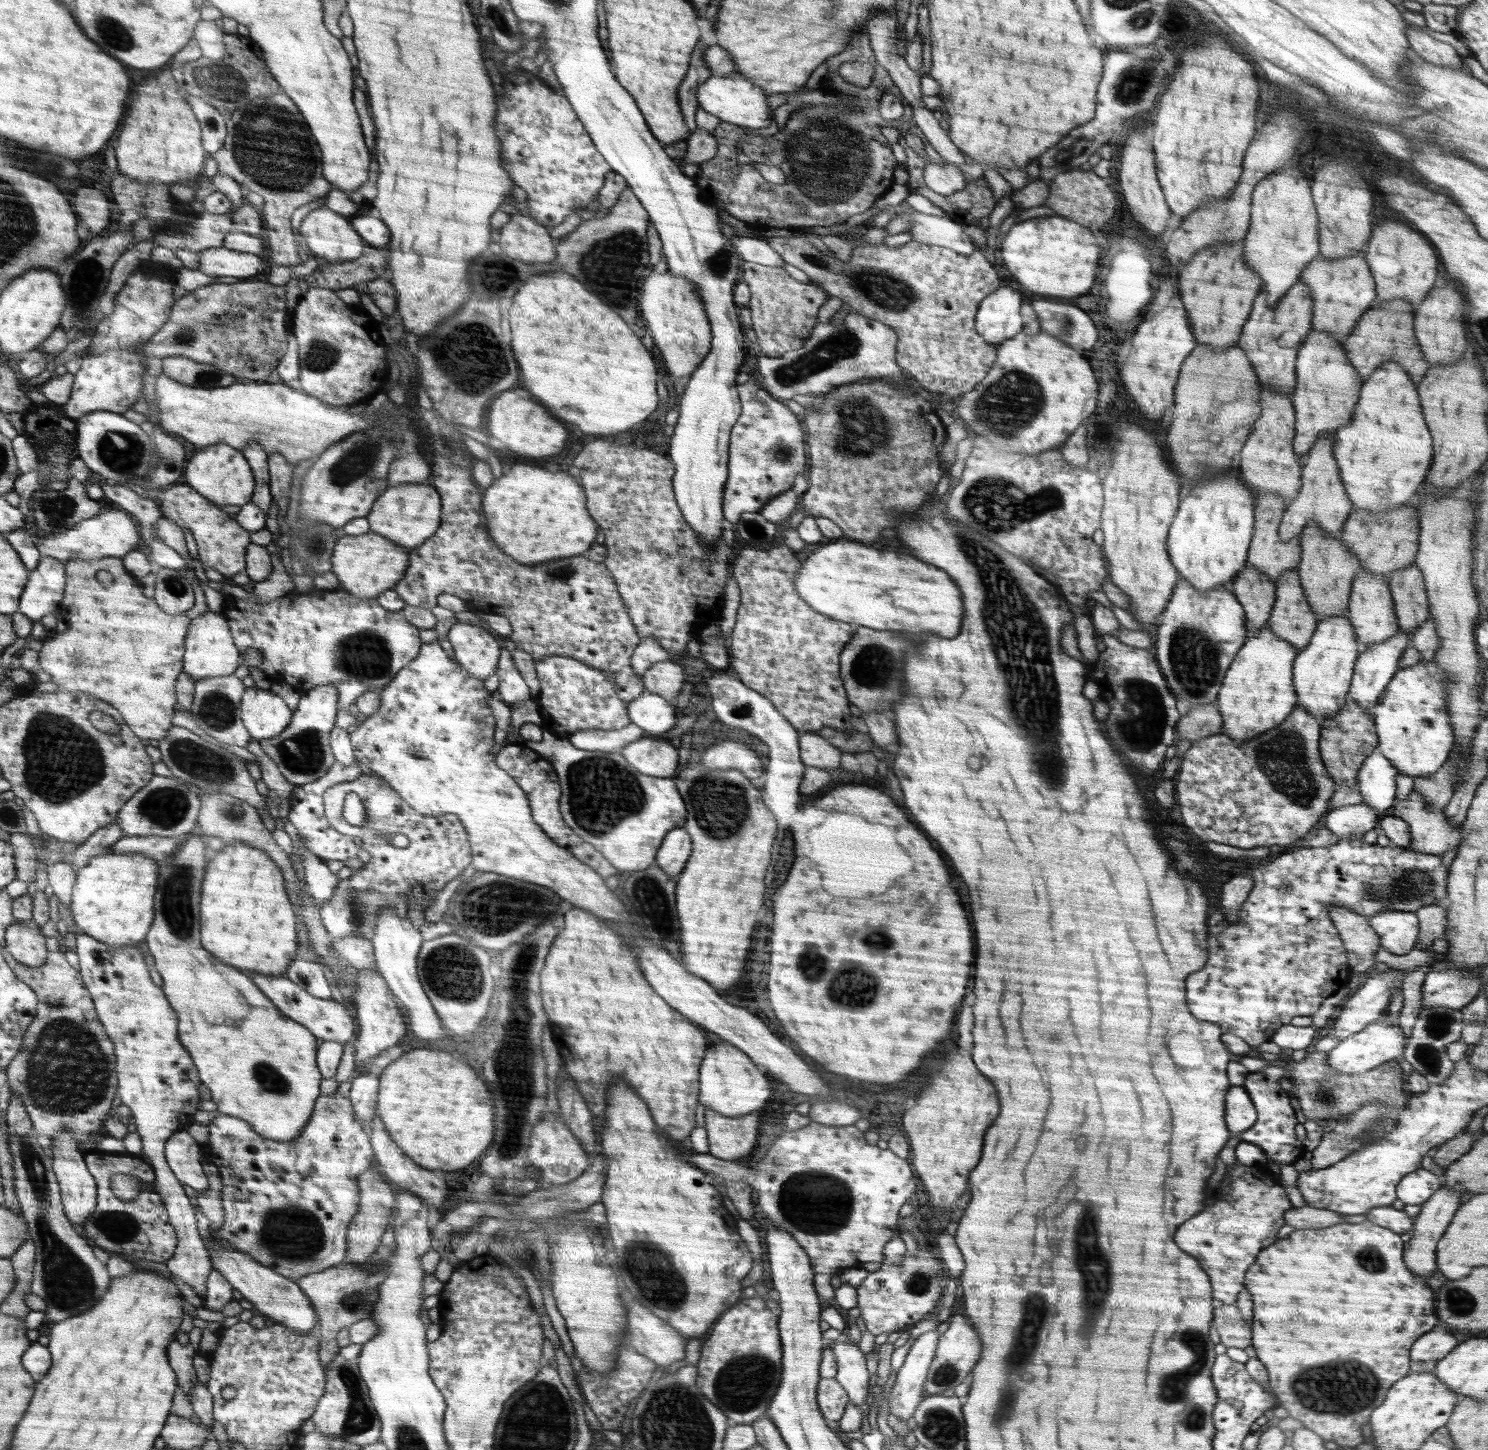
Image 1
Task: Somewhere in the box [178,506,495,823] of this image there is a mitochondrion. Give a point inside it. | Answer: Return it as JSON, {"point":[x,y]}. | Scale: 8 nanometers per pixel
{"point":[364,656]}

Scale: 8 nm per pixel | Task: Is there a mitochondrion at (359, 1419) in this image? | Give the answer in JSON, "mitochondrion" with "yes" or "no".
{"mitochondrion":"yes"}

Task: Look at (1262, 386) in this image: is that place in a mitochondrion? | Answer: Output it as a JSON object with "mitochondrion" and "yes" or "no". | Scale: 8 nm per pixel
{"mitochondrion":"no"}

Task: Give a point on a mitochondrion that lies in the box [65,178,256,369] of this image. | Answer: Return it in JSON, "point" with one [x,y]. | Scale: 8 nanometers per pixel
{"point":[184,335]}

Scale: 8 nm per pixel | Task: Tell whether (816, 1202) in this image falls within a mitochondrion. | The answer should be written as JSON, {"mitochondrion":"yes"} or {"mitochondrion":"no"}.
{"mitochondrion":"yes"}

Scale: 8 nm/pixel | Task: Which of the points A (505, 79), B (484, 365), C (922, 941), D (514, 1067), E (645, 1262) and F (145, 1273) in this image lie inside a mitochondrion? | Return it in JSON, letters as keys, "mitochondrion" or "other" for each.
{"A":"other","B":"mitochondrion","C":"other","D":"mitochondrion","E":"mitochondrion","F":"other"}

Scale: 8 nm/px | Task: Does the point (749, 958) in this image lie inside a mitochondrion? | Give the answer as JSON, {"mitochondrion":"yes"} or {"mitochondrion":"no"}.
{"mitochondrion":"no"}

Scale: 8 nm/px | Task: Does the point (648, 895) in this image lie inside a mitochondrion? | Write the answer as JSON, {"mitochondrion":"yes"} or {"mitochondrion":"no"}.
{"mitochondrion":"yes"}

